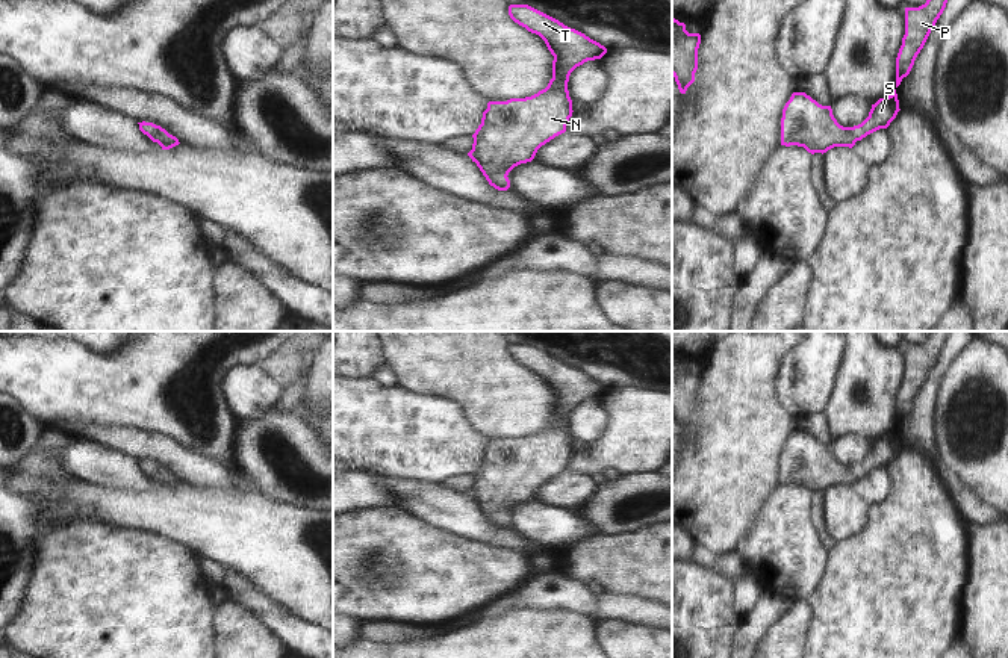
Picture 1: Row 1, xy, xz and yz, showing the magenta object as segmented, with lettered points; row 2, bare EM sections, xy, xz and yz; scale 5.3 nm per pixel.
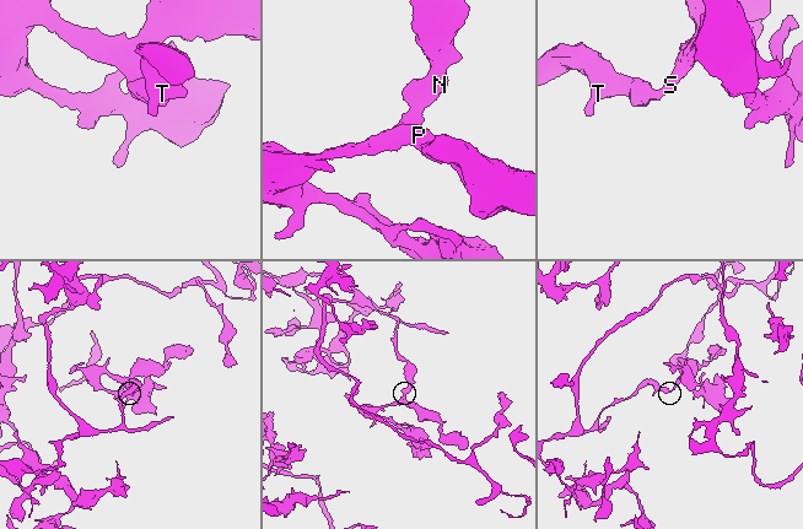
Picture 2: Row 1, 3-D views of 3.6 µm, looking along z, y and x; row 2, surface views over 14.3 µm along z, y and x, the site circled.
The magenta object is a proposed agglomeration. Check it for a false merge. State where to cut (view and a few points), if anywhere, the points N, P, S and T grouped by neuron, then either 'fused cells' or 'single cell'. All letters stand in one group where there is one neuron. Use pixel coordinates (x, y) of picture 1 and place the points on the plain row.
cut none; groups N P S T; single cell

